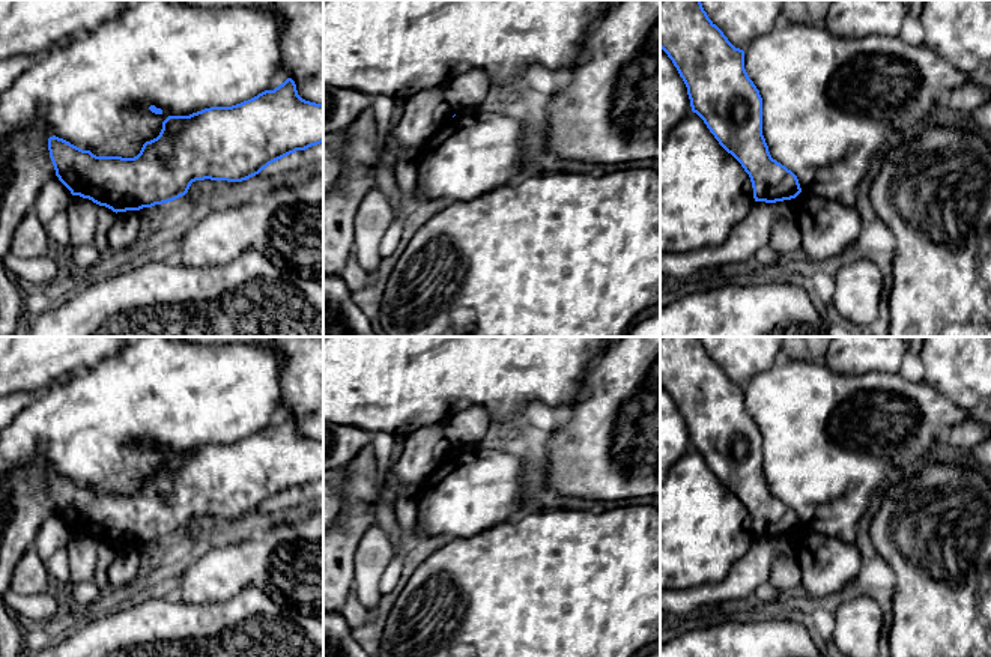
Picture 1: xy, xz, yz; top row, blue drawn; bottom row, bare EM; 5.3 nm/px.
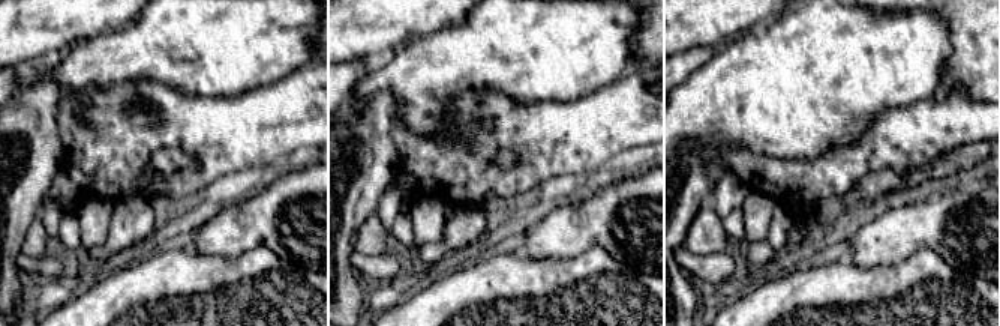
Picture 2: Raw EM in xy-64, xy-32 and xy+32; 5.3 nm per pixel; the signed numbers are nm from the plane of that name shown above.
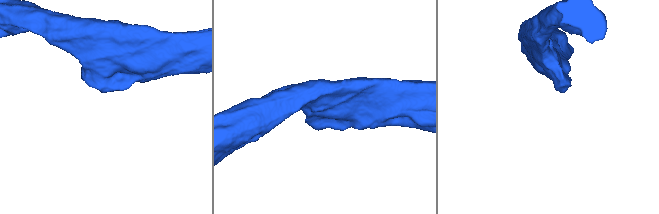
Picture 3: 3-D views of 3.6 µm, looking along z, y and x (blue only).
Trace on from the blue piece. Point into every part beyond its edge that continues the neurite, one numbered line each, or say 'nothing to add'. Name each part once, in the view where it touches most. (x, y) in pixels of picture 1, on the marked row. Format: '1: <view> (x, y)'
nothing to add

